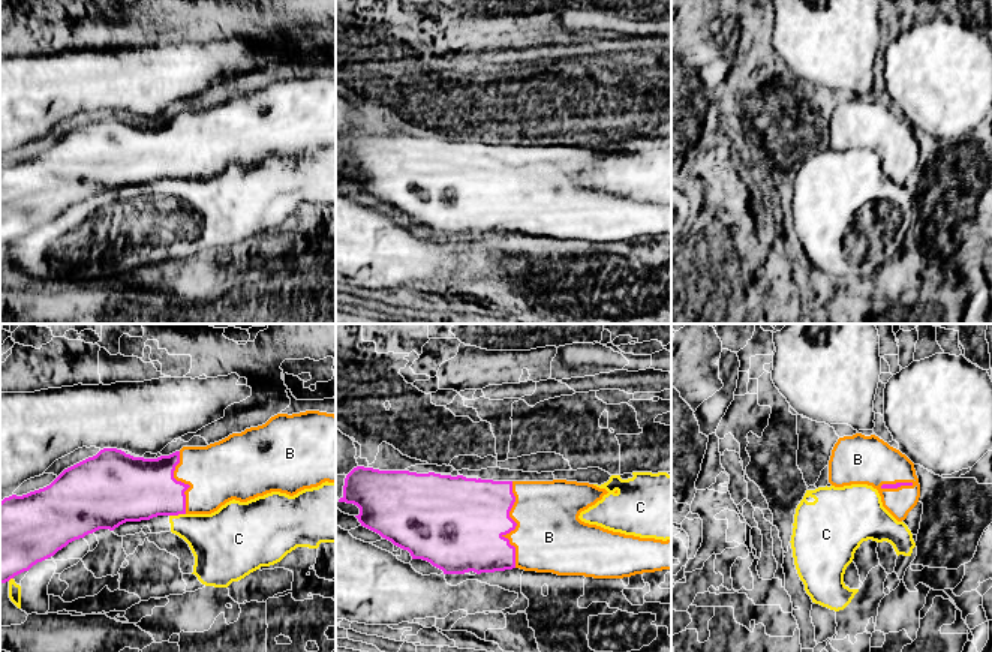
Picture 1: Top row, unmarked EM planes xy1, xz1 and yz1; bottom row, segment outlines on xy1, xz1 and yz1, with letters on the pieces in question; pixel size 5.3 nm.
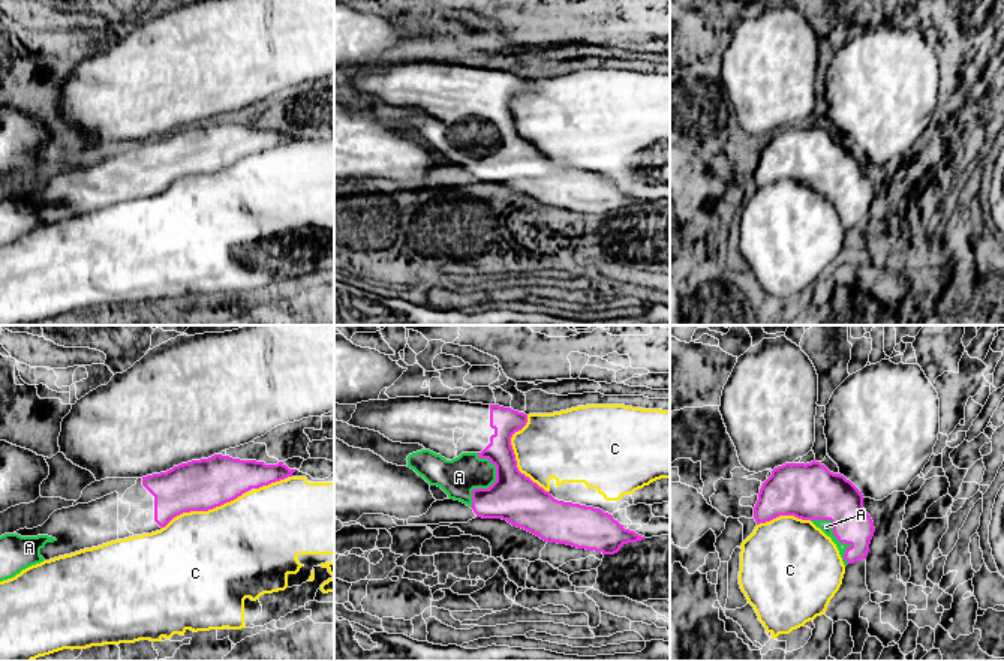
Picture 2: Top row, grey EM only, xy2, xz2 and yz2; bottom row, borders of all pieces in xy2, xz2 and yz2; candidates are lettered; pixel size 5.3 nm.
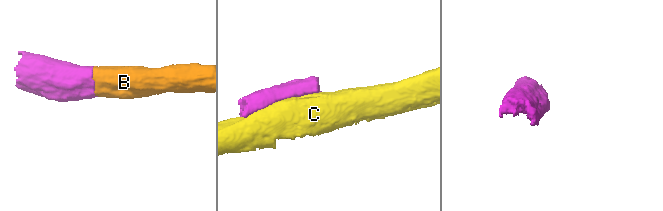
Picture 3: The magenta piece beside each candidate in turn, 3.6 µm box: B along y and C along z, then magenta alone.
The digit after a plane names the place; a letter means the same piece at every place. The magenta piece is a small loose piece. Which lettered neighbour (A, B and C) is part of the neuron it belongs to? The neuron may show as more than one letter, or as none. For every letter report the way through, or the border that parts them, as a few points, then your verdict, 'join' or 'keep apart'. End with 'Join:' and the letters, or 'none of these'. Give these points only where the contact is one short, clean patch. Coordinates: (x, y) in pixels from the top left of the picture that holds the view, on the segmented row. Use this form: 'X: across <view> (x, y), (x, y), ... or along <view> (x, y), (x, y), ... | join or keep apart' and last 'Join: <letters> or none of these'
A: join
B: join
C: keep apart
Join: A, B

